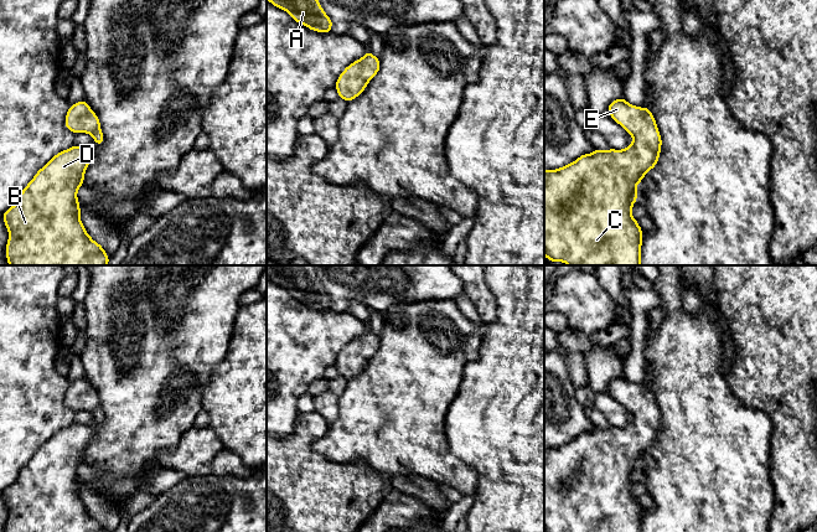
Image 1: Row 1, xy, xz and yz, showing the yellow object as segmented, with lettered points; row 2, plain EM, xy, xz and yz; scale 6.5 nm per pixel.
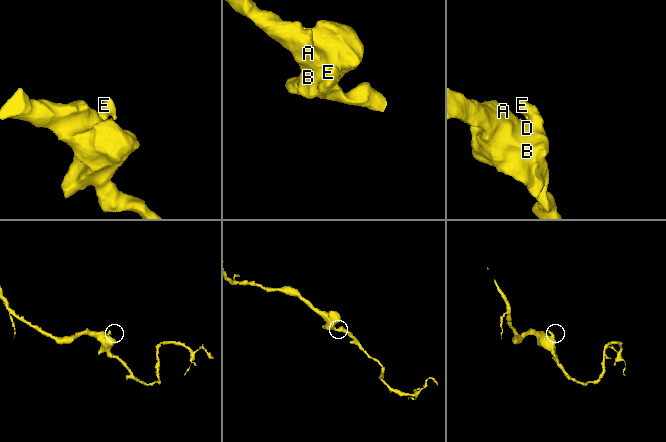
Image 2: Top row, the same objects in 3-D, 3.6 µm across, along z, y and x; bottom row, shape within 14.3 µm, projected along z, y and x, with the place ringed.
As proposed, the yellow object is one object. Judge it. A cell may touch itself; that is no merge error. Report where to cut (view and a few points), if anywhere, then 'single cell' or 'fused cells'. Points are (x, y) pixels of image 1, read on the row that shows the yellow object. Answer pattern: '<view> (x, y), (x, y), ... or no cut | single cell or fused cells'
no cut | single cell

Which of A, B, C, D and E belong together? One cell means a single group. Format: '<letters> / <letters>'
A B C D E

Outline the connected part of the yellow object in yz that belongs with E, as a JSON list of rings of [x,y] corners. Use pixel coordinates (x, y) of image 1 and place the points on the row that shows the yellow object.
[[[624,97],[607,107],[610,117],[634,139],[624,150],[583,154],[557,170],[544,170],[544,255],[568,265],[642,265],[643,232],[631,210],[636,186],[652,170],[661,154],[662,139],[647,107],[635,107]]]

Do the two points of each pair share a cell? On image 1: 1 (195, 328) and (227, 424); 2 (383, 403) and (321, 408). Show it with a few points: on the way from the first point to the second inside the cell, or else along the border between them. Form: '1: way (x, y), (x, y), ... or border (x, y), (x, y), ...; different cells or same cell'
1: border (227, 350), (227, 354), (213, 367), (201, 402); different cells
2: border (339, 397), (339, 416), (330, 423); different cells

